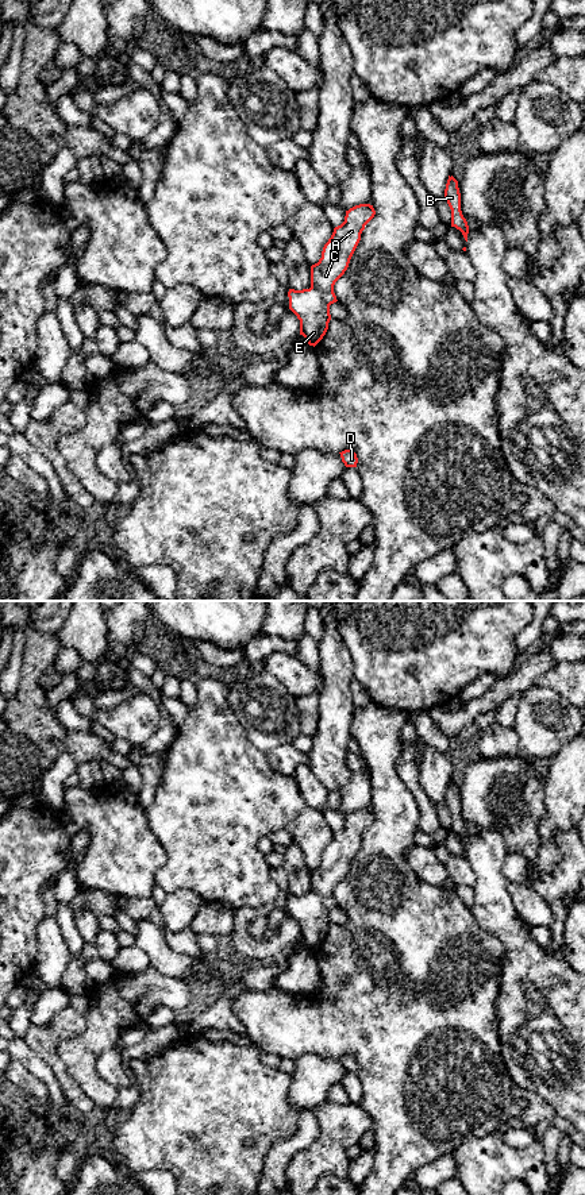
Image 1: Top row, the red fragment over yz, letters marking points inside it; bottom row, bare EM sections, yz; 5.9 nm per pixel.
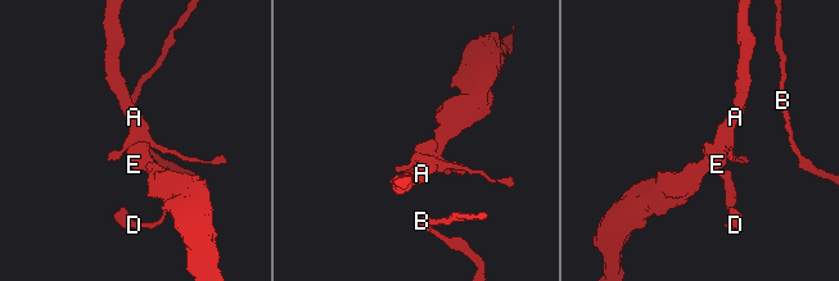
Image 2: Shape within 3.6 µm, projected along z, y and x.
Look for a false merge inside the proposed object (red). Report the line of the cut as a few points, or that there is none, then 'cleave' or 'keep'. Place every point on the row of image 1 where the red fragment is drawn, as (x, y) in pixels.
cut none; keep

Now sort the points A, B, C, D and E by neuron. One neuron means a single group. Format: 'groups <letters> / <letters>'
groups A B C D E

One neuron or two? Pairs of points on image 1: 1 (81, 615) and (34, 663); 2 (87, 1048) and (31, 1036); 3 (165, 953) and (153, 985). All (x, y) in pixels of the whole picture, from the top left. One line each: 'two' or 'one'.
1: two
2: two
3: two

